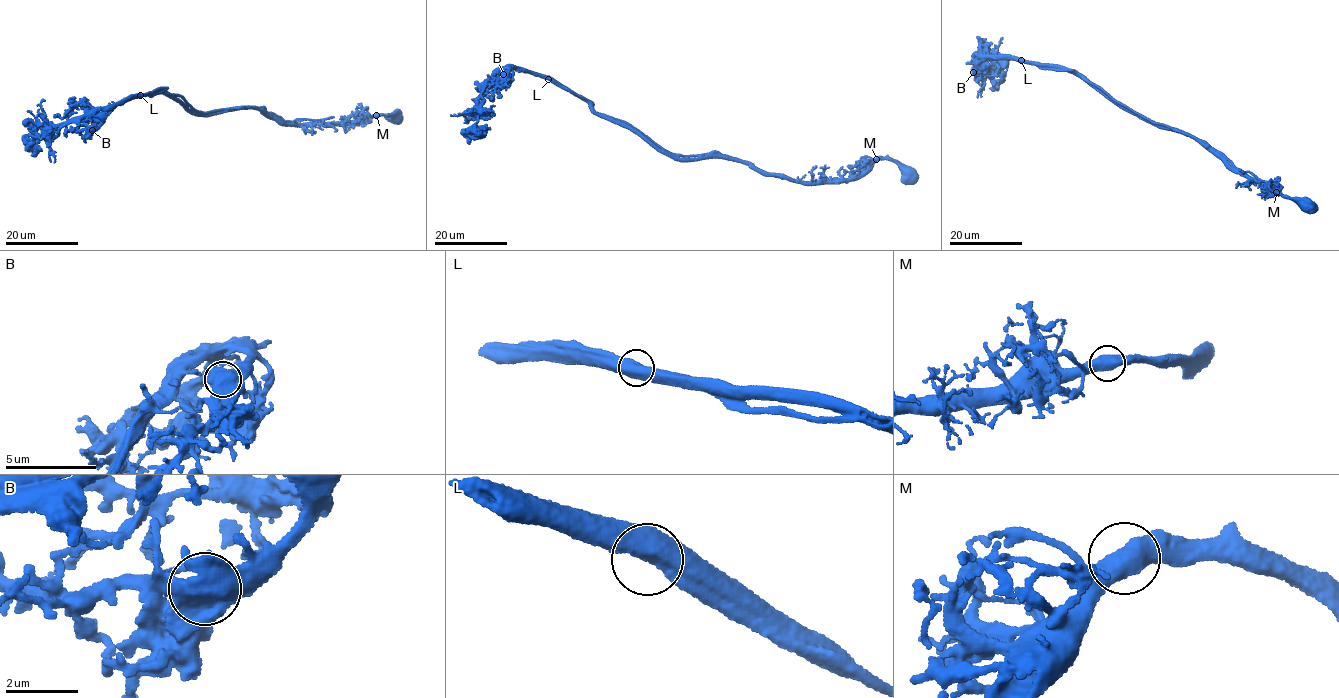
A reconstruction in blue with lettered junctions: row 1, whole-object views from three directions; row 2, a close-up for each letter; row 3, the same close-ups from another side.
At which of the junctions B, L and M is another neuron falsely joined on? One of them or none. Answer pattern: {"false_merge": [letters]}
{"false_merge": ["L"]}

